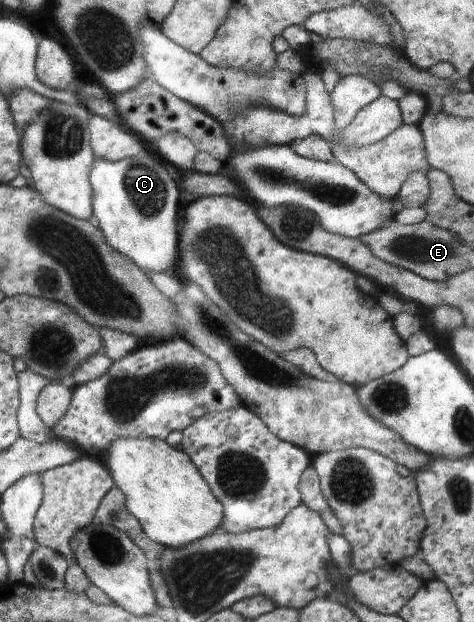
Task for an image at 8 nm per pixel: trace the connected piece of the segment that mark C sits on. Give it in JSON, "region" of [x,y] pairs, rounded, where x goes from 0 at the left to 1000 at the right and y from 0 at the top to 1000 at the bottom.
{"region":[[[200,252],[186,285],[194,301],[194,350],[228,394],[306,439],[380,442],[376,408],[376,297],[325,252],[224,259]]]}

